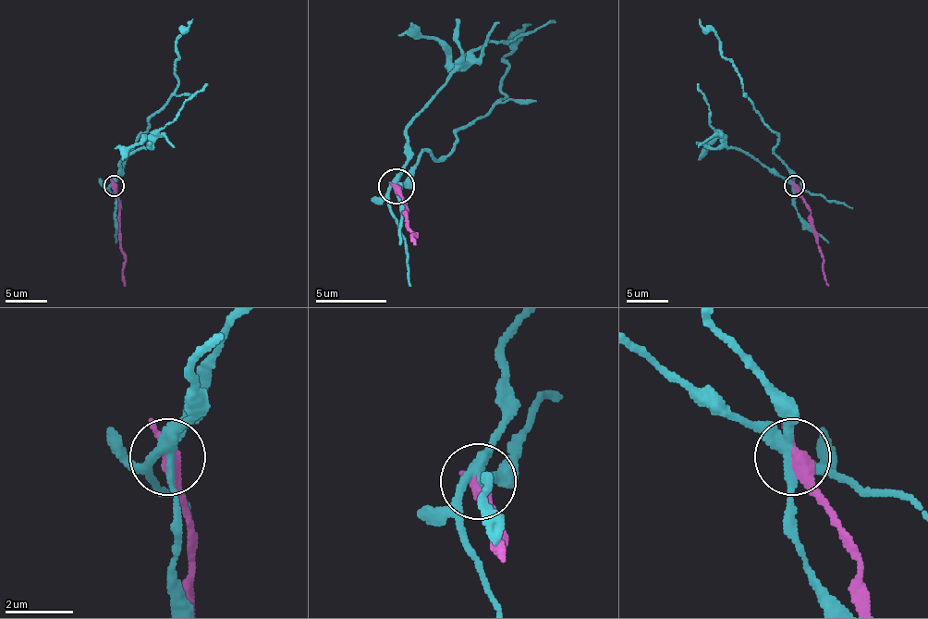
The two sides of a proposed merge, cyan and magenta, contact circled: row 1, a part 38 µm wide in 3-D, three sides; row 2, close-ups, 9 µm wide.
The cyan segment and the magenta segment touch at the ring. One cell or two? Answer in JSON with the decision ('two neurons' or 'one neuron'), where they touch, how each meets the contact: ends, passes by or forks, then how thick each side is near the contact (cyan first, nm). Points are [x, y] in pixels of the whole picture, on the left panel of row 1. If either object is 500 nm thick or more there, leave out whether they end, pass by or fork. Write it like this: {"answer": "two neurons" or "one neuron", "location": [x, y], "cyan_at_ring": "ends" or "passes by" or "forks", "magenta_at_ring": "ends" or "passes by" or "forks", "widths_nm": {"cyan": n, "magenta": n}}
{"answer": "two neurons", "location": [114, 186], "widths_nm": {"cyan": 300, "magenta": 500}}

